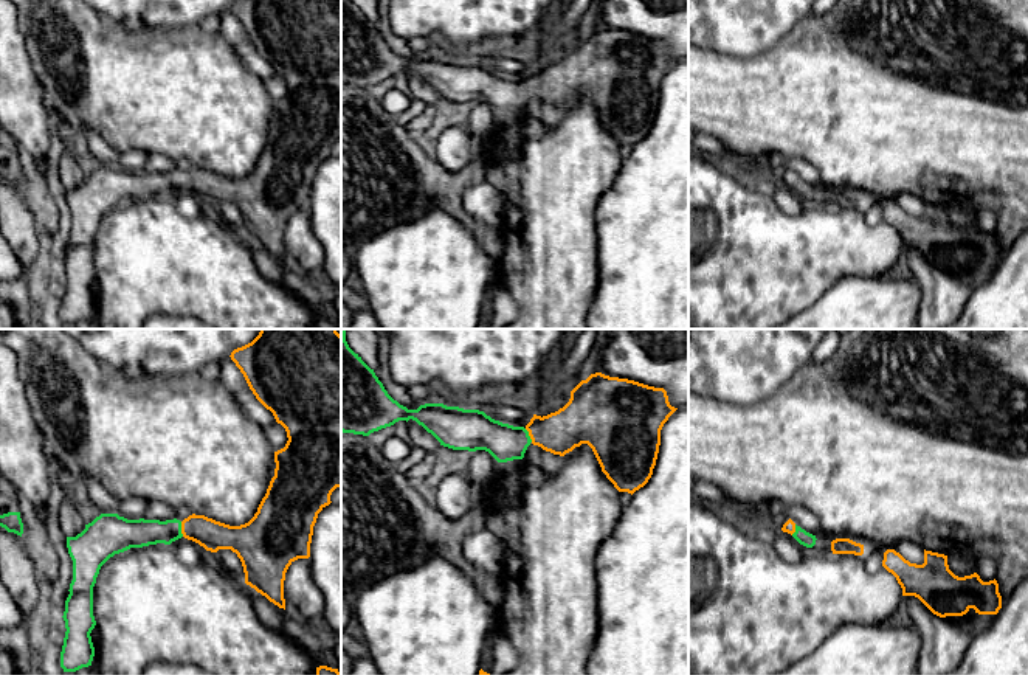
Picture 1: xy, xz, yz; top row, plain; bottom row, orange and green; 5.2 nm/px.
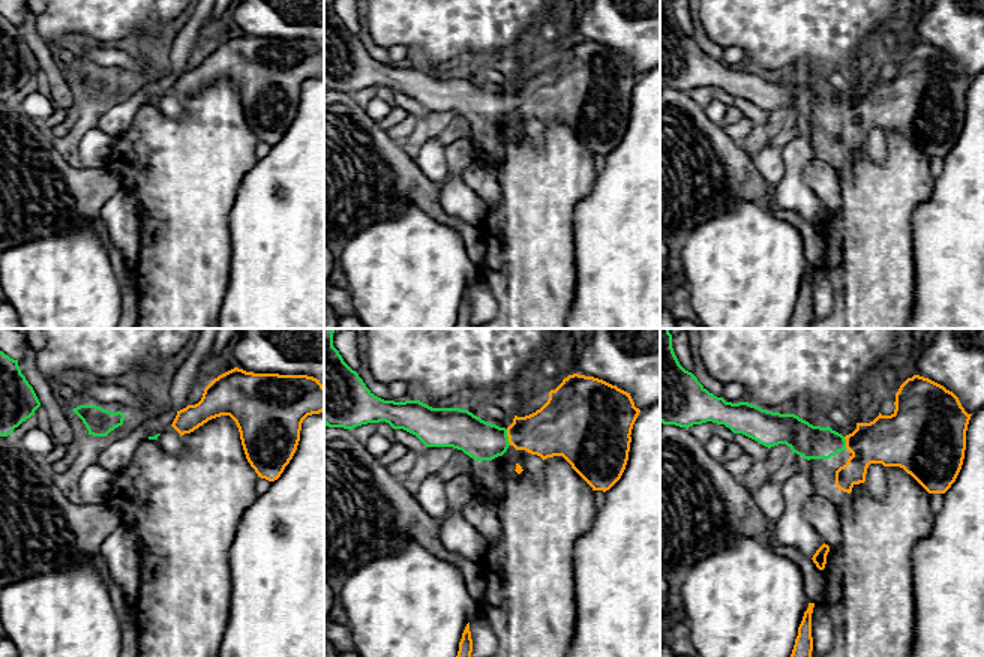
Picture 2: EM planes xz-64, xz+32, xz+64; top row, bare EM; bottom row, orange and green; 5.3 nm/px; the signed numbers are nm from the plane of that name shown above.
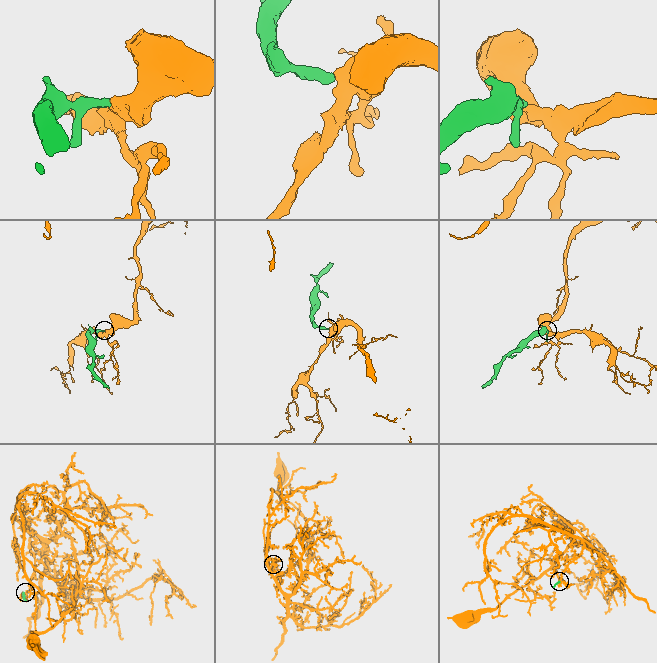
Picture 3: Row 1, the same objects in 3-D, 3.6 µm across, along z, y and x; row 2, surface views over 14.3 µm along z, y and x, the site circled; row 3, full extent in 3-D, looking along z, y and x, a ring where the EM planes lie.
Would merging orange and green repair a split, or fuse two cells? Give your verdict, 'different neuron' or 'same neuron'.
same neuron

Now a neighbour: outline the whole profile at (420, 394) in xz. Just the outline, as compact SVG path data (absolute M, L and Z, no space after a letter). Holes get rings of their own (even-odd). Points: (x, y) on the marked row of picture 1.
M412 385L409 386L409 394L416 403L425 405L433 399L433 388L425 385Z

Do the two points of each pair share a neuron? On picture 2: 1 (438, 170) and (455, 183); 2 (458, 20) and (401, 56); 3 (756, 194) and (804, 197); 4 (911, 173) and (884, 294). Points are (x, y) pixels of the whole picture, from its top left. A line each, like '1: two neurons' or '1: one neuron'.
1: two neurons
2: two neurons
3: two neurons
4: one neuron

